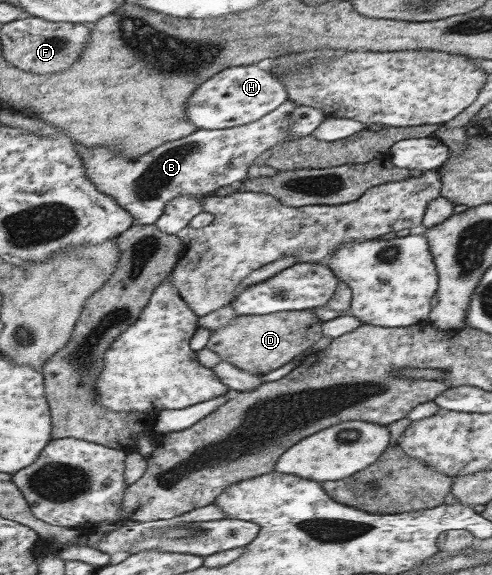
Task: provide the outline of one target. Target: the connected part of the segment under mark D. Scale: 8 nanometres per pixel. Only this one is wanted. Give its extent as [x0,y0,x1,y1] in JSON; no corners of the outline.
[207,309,324,375]

